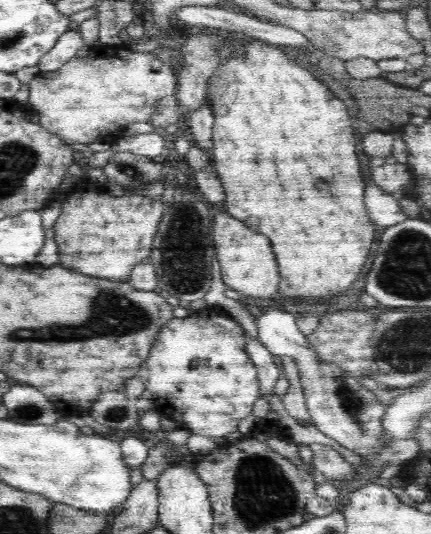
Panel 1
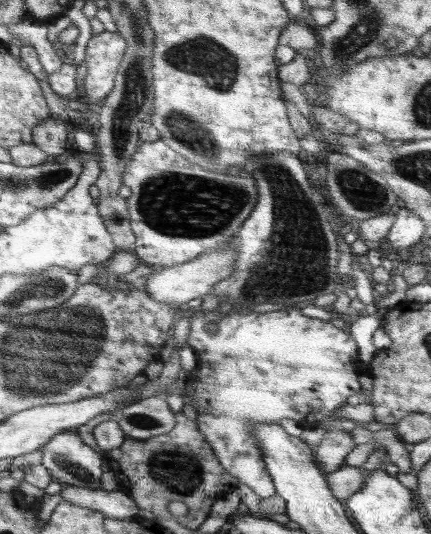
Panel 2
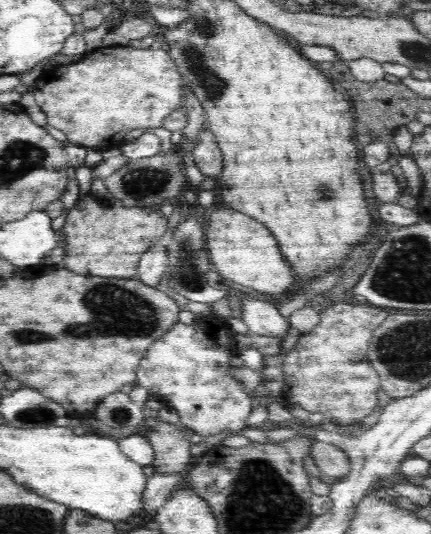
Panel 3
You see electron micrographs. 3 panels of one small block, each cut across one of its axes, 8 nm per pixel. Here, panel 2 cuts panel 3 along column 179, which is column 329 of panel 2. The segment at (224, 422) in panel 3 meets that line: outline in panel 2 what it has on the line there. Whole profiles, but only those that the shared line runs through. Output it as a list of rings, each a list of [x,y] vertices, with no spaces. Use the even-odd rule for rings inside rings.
[[[200,308],[193,311],[186,345],[194,348],[199,356],[195,368],[198,385],[194,386],[188,398],[198,414],[198,431],[206,437],[224,470],[248,486],[259,498],[274,497],[277,492],[266,470],[262,450],[252,436],[252,425],[278,423],[282,418],[290,418],[304,429],[328,426],[331,425],[328,421],[330,416],[347,404],[347,398],[361,392],[356,368],[359,360],[357,342],[332,322],[304,316],[298,309],[246,316],[231,308],[222,316],[218,309],[210,312]],[[209,322],[216,323],[218,329],[210,332],[206,327]]]

